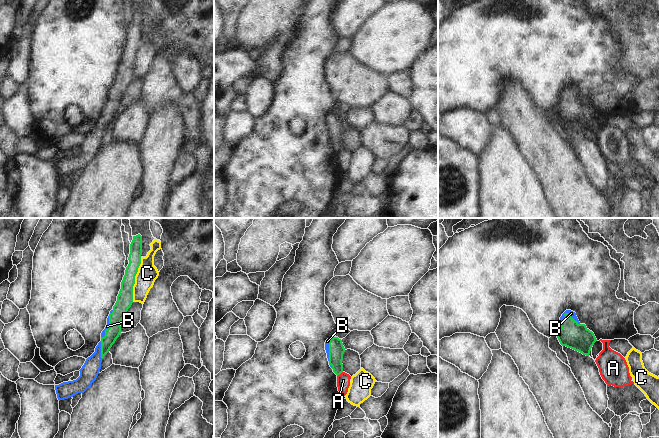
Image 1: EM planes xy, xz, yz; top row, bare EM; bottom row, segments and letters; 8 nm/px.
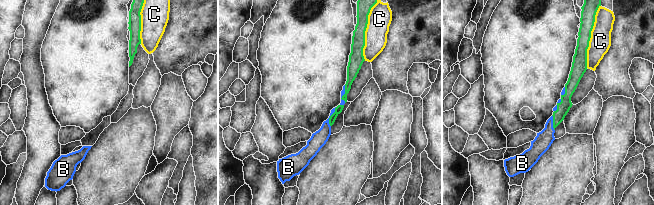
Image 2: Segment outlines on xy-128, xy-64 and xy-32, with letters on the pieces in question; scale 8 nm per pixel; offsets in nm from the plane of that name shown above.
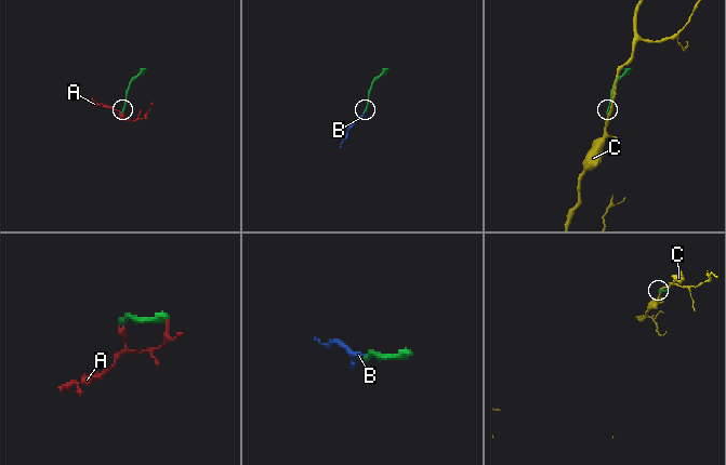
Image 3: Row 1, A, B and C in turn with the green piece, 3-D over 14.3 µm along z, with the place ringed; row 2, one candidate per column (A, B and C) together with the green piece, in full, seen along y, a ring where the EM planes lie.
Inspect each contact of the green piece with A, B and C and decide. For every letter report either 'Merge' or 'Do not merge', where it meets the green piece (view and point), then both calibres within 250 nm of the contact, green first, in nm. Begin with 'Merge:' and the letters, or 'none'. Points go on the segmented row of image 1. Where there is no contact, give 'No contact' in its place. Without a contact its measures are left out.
Merge: B
A: Do not merge. Touches green at xz (339, 374). Thickness 130 nm (green) against 110 nm
B: Merge. Touches green at yz (568, 313). Thickness 220 nm (green) against 50 nm
C: Do not merge. Touches green at xy (134, 279). Thickness 130 nm (green) against 160 nm.

